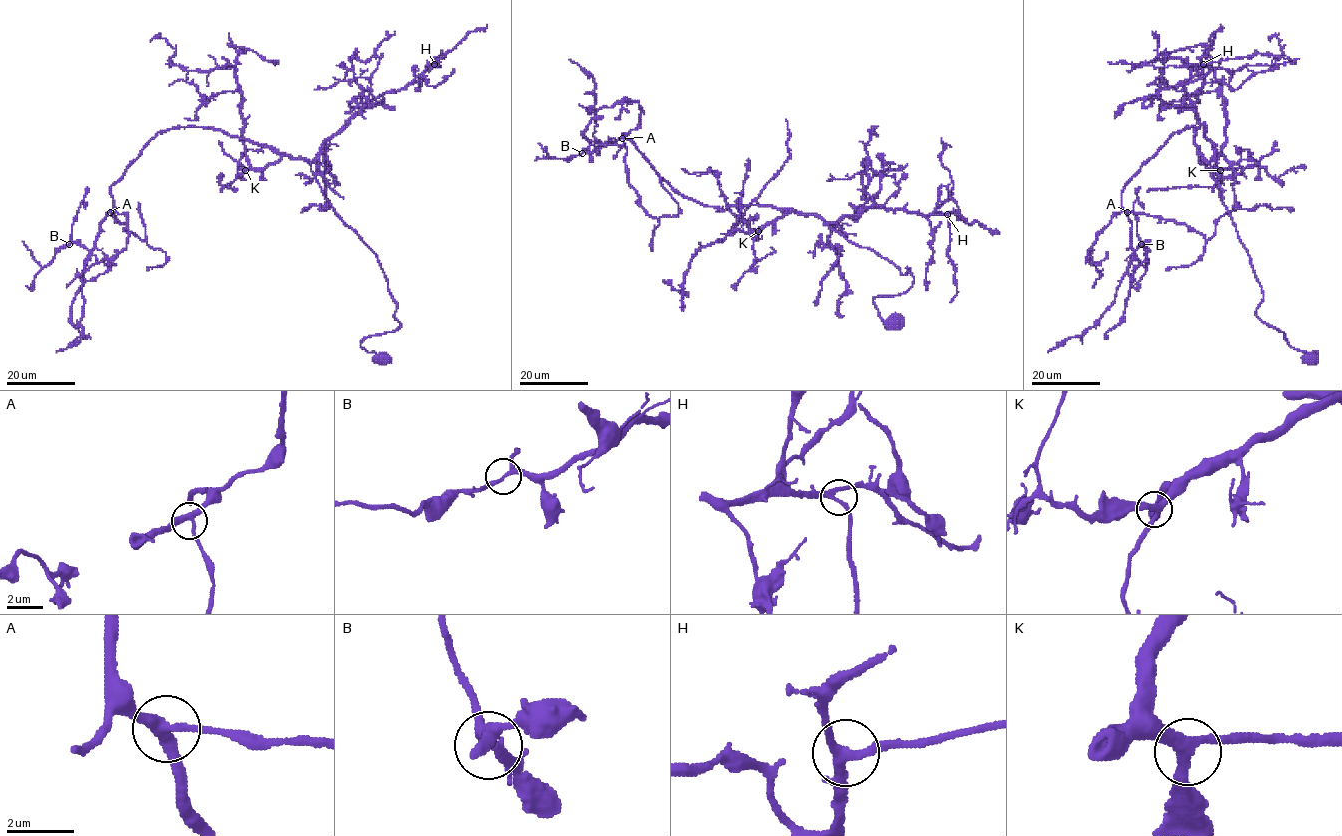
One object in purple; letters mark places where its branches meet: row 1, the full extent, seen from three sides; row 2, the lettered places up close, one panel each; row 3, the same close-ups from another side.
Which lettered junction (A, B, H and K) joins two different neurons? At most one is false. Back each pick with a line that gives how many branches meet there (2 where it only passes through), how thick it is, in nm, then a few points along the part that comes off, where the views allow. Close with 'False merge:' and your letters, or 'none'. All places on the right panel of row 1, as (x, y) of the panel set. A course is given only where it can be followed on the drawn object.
False merge: none

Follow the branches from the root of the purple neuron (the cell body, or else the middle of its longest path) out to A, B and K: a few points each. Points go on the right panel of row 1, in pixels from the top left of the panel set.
A: (1310, 357), (1256, 313), (1261, 285), (1194, 144), (1199, 128), (1173, 133), (1124, 186), (1127, 212)
B: (1310, 357), (1256, 313), (1261, 285), (1194, 144), (1199, 128), (1173, 133), (1123, 188), (1131, 247), (1141, 244)
K: (1310, 357), (1317, 354), (1293, 348), (1256, 313), (1261, 285), (1211, 167), (1199, 157), (1220, 170)

